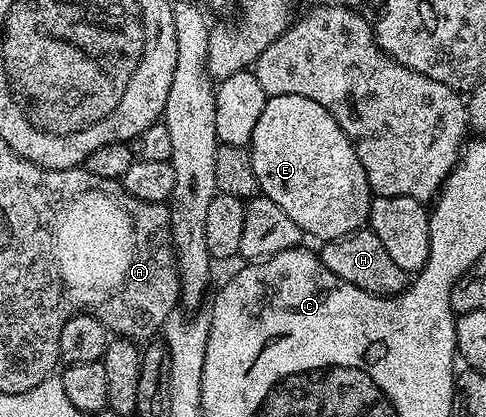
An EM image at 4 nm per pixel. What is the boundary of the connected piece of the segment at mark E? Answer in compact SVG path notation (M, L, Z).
M273 95L268 98L262 109L262 117L258 117L258 125L254 125L250 150L254 177L258 177L261 192L274 201L274 205L281 207L286 217L291 217L305 236L313 235L319 241L340 239L367 224L368 210L372 207L374 196L372 186L366 181L366 169L362 169L358 153L354 153L354 145L338 121L334 121L334 117L330 117L330 113L322 109L318 101L297 95Z

